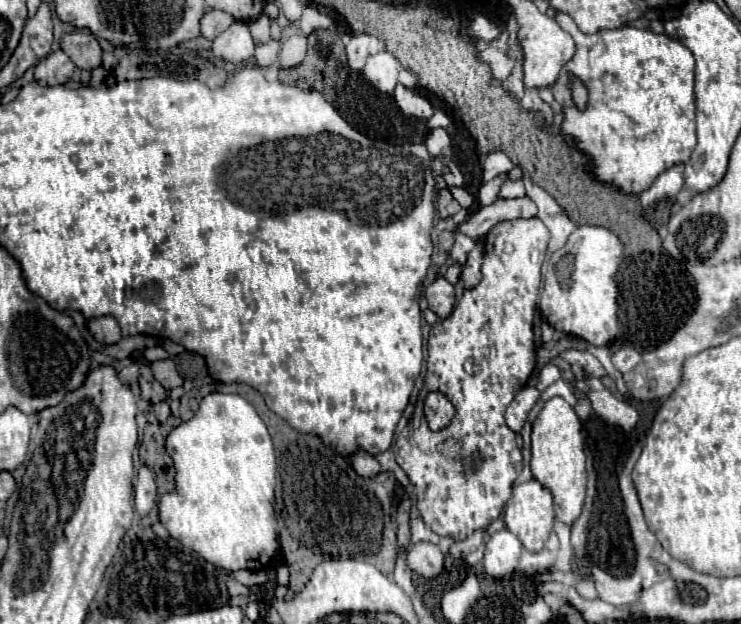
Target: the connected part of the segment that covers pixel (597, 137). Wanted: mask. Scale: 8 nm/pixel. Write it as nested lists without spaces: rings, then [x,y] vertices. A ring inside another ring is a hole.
[[[556,13],[556,21],[576,41],[574,57],[562,67],[556,83],[552,85],[552,95],[564,111],[560,133],[570,137],[574,147],[590,157],[586,171],[592,173],[594,179],[606,185],[614,185],[622,193],[640,195],[662,171],[686,163],[694,145],[697,145],[694,57],[682,43],[670,39],[668,35],[656,35],[648,29],[626,25],[620,29],[602,29],[594,35],[584,35],[570,15]],[[568,73],[580,77],[588,87],[590,103],[586,111],[578,111],[574,105],[570,105]]]

